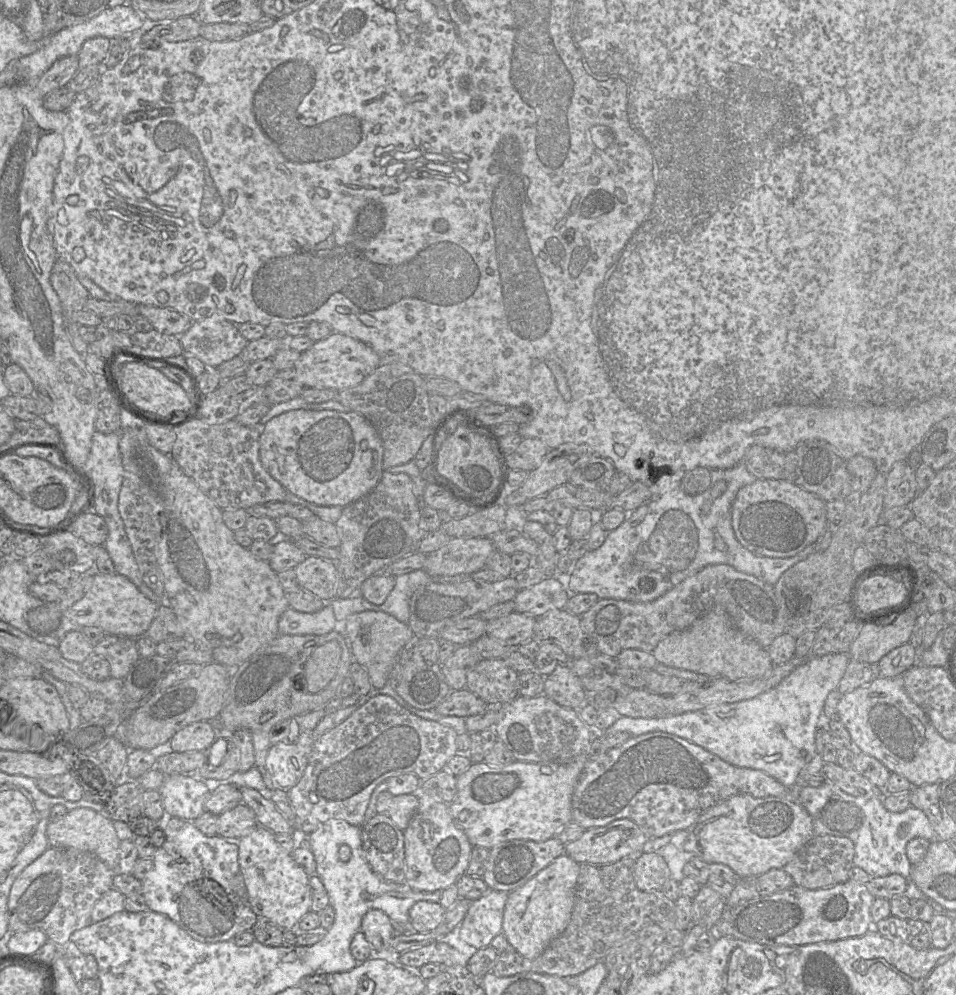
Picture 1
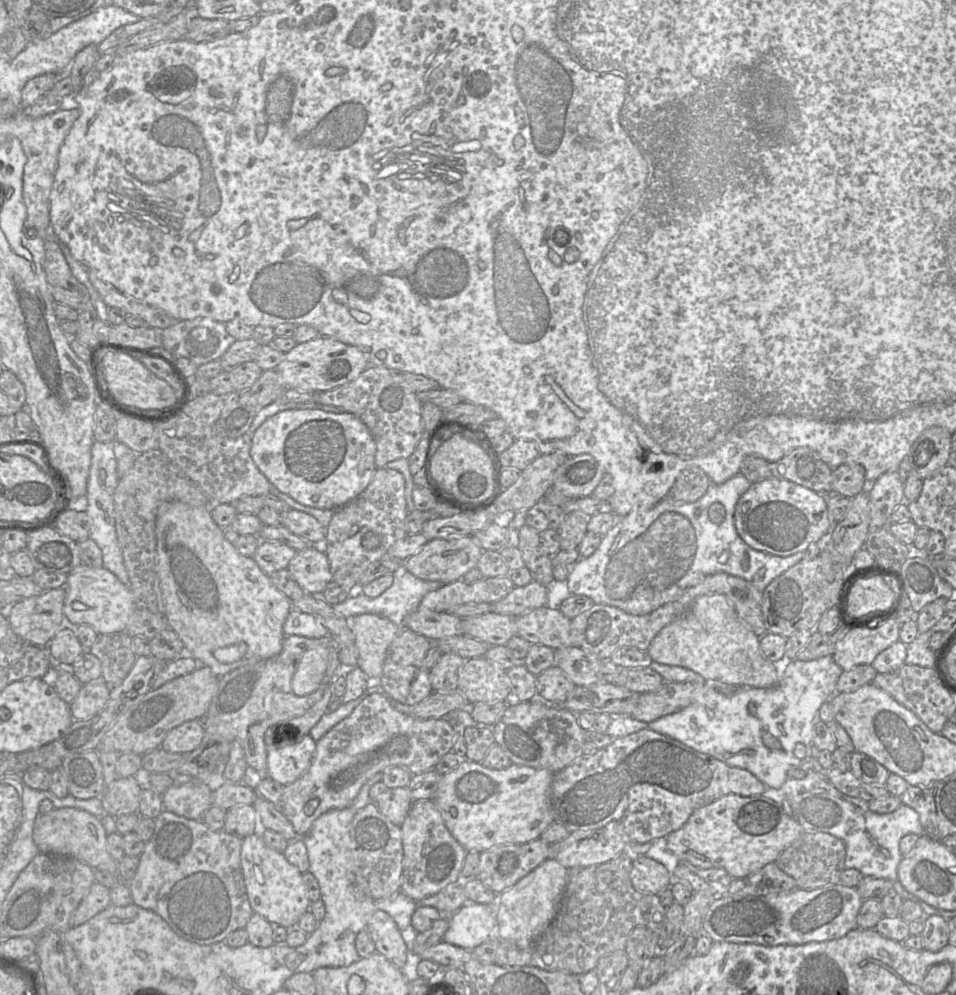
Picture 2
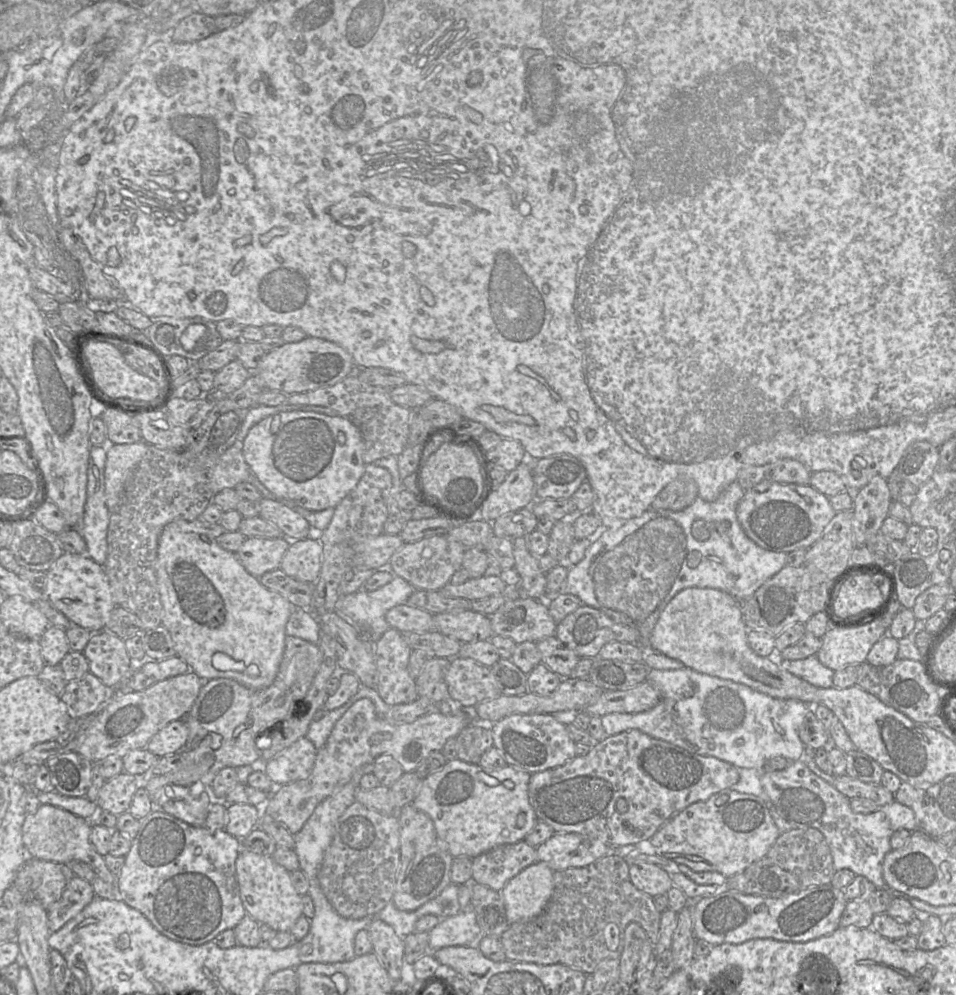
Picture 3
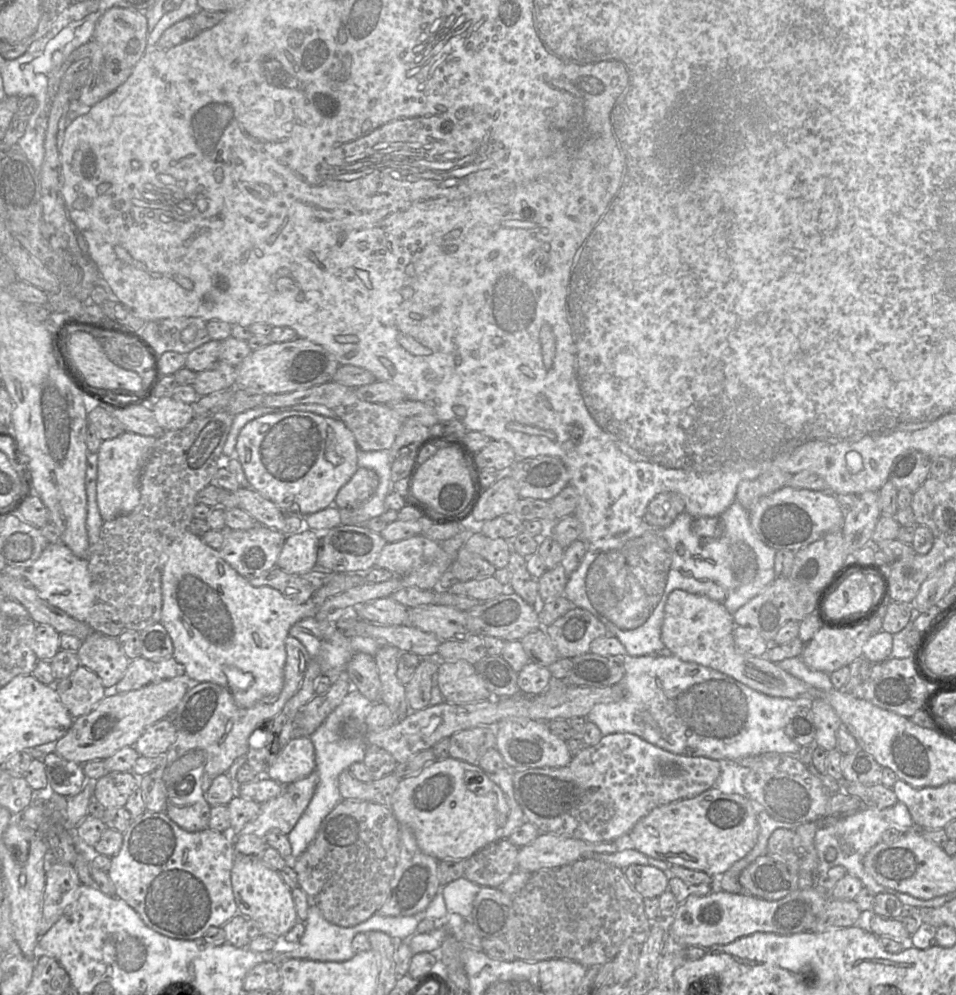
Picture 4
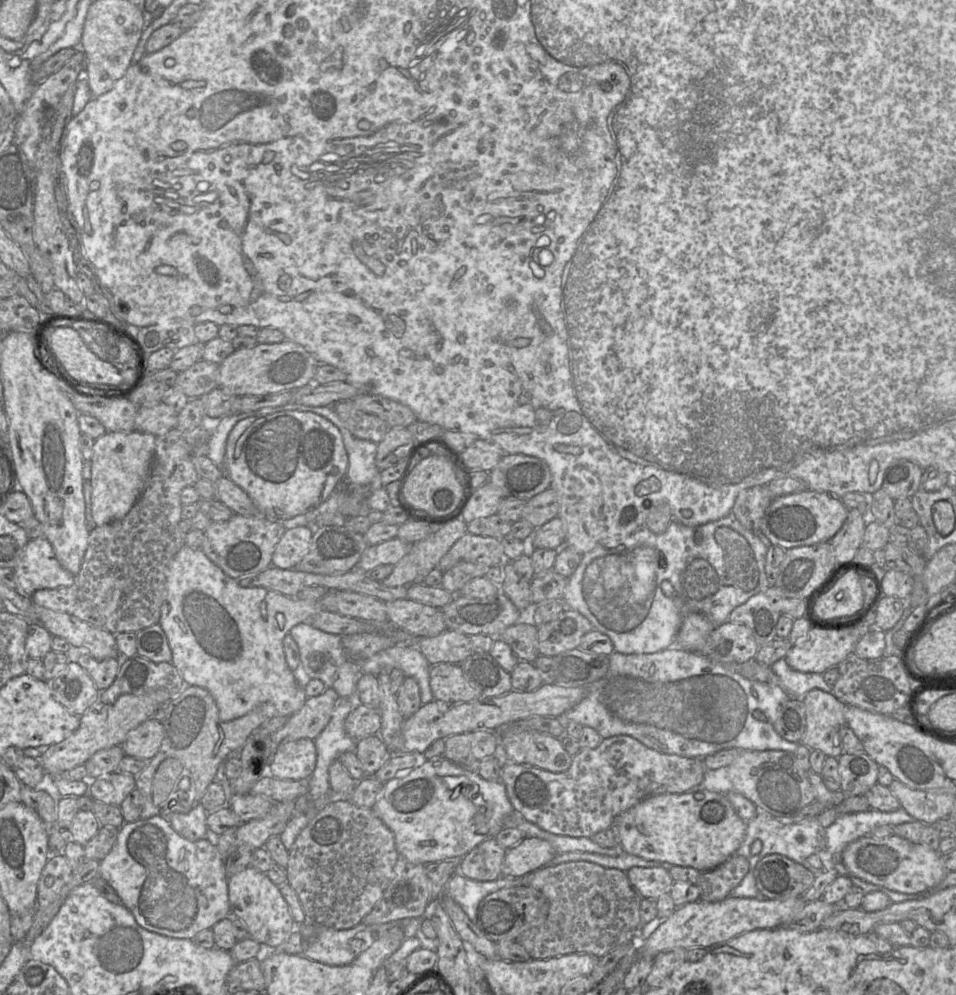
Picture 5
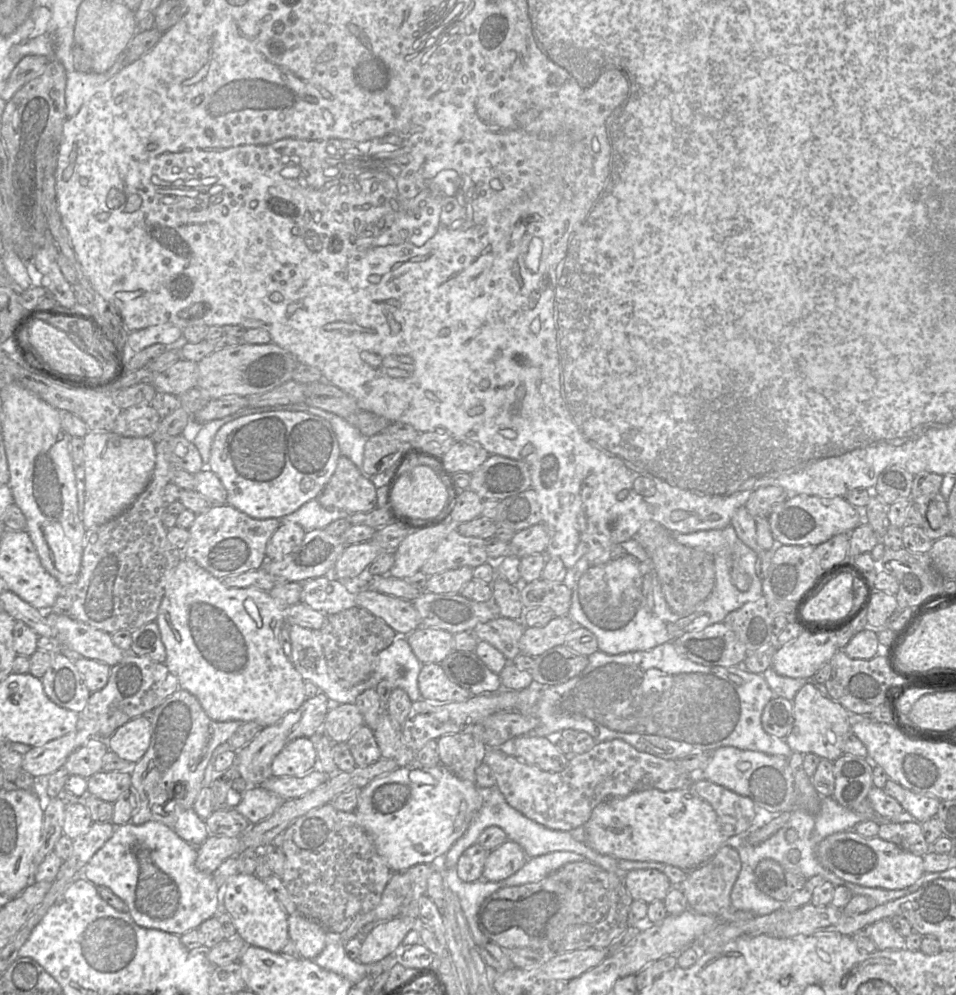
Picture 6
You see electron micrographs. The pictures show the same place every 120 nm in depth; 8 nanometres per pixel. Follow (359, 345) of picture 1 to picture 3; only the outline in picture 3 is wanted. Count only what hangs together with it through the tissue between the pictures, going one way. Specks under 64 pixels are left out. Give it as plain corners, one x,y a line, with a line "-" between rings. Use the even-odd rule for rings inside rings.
307,336
298,342
284,342
266,352
252,373
257,375
263,389
294,394
334,385
355,369
351,354
343,347
322,338

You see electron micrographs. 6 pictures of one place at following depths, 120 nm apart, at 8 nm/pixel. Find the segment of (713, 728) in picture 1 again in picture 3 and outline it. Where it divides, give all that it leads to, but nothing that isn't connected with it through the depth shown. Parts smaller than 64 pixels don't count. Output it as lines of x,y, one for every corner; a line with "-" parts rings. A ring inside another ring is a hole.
816,655
799,660
782,660
781,667
818,688
833,687
835,671
824,666
-
688,667
677,670
649,669
646,681
659,690
660,702
655,707
639,713
615,712
601,716
603,728
608,736
638,729
691,753
715,757
736,768
755,770
763,770
764,764
774,757
783,757
793,762
800,760
804,753
806,746
800,740
798,731
806,714
814,705
797,699
773,698
747,685
702,674

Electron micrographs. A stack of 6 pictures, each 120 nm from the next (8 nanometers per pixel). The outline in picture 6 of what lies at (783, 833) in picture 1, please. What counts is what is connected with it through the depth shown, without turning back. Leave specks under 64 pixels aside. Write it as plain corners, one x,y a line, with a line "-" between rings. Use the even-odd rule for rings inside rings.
692,787
670,791
647,789
609,799
594,808
583,827
586,830
584,844
602,855
612,856
617,860
660,862
685,871
707,862
728,842
715,810

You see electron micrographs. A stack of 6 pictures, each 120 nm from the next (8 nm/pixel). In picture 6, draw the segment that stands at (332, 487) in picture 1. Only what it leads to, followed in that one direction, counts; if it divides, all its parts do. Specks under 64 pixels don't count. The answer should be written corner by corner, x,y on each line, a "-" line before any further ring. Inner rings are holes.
272,411
241,417
222,426
214,437
210,459
206,468
214,472
221,480
227,492
228,505
256,519
281,518
295,512
309,500
318,497
334,474
340,456
341,453
335,432
326,419
302,411

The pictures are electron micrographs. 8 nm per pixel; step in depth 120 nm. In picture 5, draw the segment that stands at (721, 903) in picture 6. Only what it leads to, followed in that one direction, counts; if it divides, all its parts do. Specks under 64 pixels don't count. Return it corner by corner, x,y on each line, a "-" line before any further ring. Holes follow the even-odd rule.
732,855
718,867
701,872
696,883
700,899
705,902
719,902
743,880
749,870
749,862
743,856

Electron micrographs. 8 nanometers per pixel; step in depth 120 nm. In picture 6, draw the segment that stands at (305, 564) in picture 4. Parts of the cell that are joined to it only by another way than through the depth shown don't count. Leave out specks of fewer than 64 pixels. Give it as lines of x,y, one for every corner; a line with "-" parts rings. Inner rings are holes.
281,523
266,545
268,561
280,561
302,542
305,531
297,523

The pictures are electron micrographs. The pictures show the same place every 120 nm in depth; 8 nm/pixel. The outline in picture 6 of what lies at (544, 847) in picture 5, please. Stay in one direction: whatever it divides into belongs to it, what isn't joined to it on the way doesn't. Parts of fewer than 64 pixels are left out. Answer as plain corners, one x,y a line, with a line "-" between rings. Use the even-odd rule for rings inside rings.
507,840
501,846
489,852
485,861
482,879
501,881
520,870
528,856
516,842

